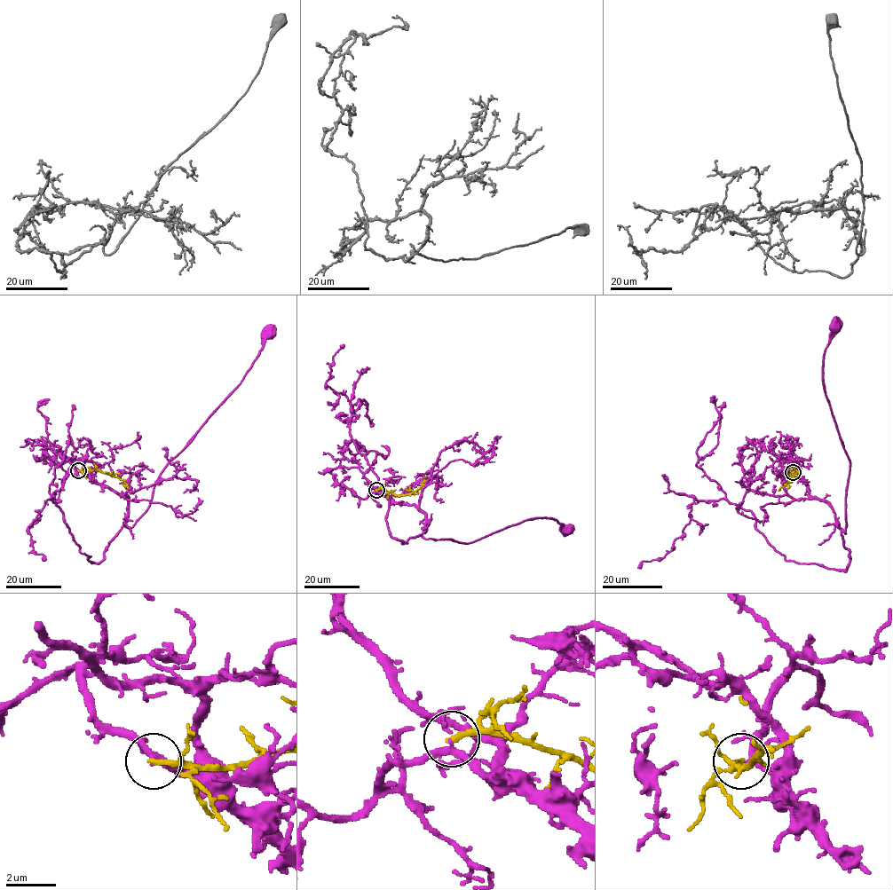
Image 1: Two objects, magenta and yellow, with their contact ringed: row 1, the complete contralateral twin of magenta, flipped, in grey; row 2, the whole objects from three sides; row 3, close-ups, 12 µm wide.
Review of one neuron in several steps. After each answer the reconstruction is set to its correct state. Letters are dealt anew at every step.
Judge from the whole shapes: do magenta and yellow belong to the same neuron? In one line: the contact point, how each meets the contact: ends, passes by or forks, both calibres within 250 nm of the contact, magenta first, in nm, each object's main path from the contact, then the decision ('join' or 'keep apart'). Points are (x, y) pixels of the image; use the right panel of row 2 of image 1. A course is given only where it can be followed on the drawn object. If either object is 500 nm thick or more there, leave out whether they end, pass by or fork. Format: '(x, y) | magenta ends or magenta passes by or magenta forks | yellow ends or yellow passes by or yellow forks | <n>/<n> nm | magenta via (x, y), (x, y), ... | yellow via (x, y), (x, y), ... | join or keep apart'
(793, 472) | magenta passes by | yellow ends | 280/240 nm | magenta via (794, 472), (807, 485), (809, 495), (833, 509), (845, 533), (849, 460), (823, 379), (824, 354), (835, 326) | yellow via (793, 472), (797, 471), (798, 476), (778, 491) | keep apart

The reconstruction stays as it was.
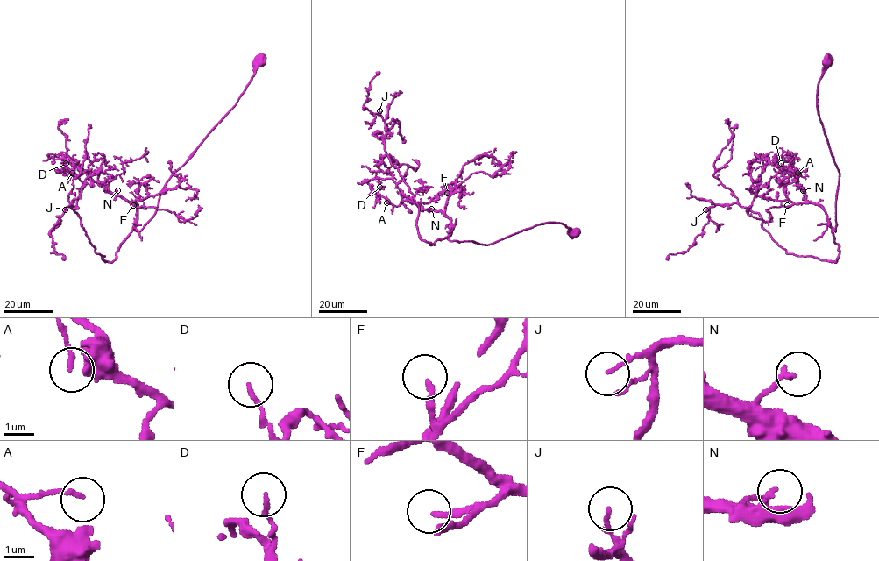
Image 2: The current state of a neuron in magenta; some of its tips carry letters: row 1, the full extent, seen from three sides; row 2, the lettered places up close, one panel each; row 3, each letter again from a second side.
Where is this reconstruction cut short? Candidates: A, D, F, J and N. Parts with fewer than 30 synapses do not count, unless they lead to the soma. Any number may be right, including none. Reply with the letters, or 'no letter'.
F

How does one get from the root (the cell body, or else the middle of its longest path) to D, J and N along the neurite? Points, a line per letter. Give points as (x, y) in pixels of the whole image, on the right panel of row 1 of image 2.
D: (827, 61), (817, 110), (839, 172), (835, 231), (826, 212), (806, 201), (794, 181), (800, 173), (781, 163)
J: (827, 61), (817, 110), (839, 172), (832, 229), (838, 259), (787, 253), (760, 215), (736, 203), (705, 209)
N: (827, 61), (818, 85), (817, 110), (839, 172), (835, 231), (826, 212), (808, 202), (803, 190)

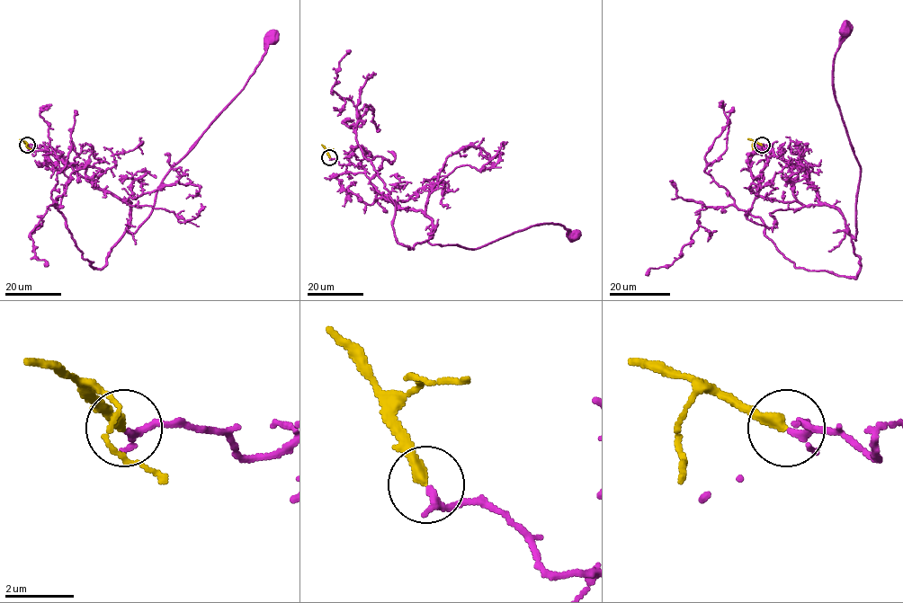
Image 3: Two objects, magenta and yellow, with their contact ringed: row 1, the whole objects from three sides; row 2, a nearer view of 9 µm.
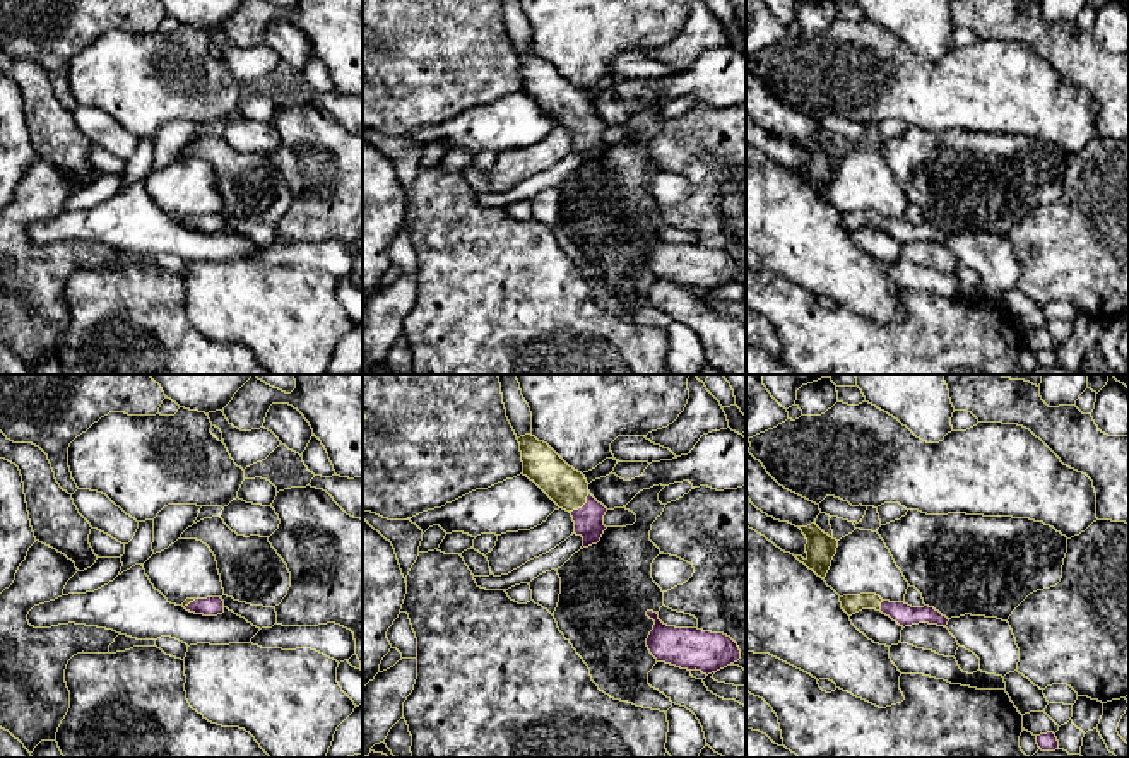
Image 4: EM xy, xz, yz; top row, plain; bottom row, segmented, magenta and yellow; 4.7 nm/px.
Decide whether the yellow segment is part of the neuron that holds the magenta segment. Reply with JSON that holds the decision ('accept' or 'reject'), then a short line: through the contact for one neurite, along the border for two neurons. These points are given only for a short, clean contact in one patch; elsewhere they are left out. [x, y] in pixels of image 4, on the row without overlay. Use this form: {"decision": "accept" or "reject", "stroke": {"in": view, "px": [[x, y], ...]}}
{"decision": "accept", "stroke": {"in": "xz", "px": [[589, 137], [582, 124], [568, 105]]}}

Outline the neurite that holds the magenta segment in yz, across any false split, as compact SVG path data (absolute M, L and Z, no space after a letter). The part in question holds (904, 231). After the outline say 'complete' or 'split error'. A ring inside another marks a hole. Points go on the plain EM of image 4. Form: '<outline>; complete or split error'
M860 210L860 212L843 212L840 214L842 226L852 233L862 226L876 226L883 231L890 233L893 238L896 238L900 243L912 243L919 240L929 240L944 243L948 241L948 234L943 233L934 224L924 222L924 224L912 224L905 219L890 219L883 217L876 210Z; split error

